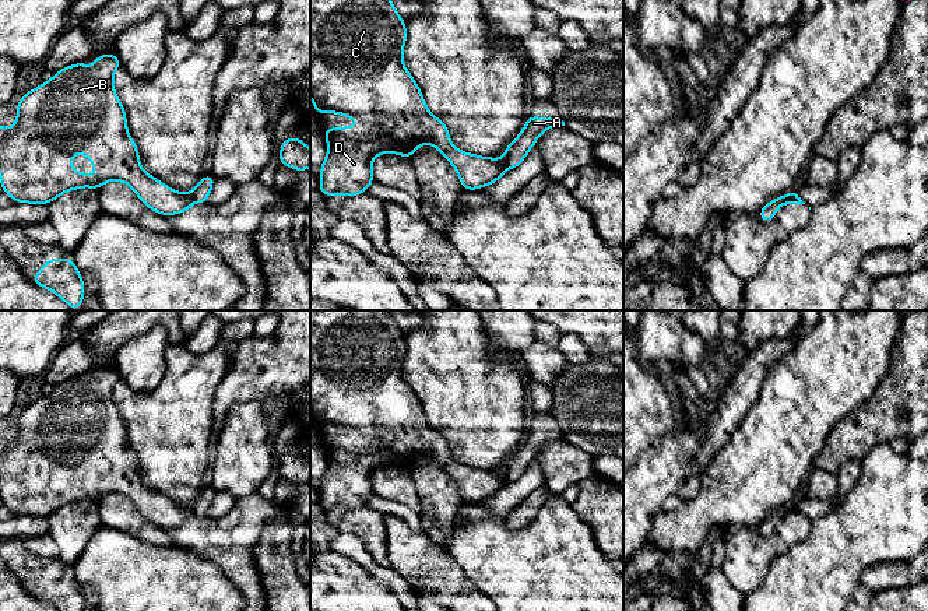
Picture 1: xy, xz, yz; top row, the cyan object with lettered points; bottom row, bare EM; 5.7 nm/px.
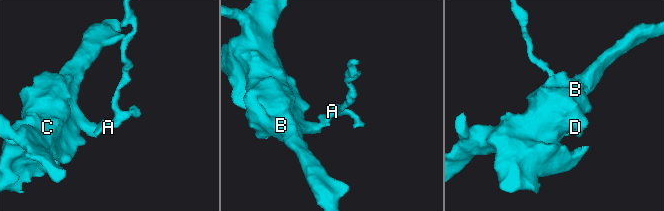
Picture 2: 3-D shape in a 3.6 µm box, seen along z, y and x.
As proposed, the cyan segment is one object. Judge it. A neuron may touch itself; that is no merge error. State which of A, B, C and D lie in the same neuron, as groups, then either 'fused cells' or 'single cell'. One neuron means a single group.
A / B C D; fused cells

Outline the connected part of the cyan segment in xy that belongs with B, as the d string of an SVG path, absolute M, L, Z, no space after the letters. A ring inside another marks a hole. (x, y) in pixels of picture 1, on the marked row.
M116 53L99 55L99 56L95 56L95 63L92 67L88 67L85 63L74 63L68 67L64 67L56 71L52 80L42 82L38 88L28 91L22 95L20 102L15 105L17 106L15 124L10 129L0 126L0 182L1 182L3 192L7 193L14 203L49 204L53 200L56 200L59 196L70 190L81 189L81 187L92 187L99 190L106 182L119 180L129 185L136 192L140 201L144 203L154 213L158 213L159 215L175 215L179 213L190 211L190 206L194 203L190 193L182 193L182 192L171 189L169 186L159 182L158 179L151 176L148 172L145 172L144 168L140 165L138 148L136 145L136 141L129 136L129 131L127 131L126 110L113 88L113 74L119 67L122 66ZM74 154L87 154L89 162L94 165L94 168L99 173L85 175L82 172L74 172L71 169L73 166L71 157Z

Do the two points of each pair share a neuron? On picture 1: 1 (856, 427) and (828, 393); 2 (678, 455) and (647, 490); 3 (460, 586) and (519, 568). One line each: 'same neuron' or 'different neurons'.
1: different neurons
2: same neuron
3: different neurons

